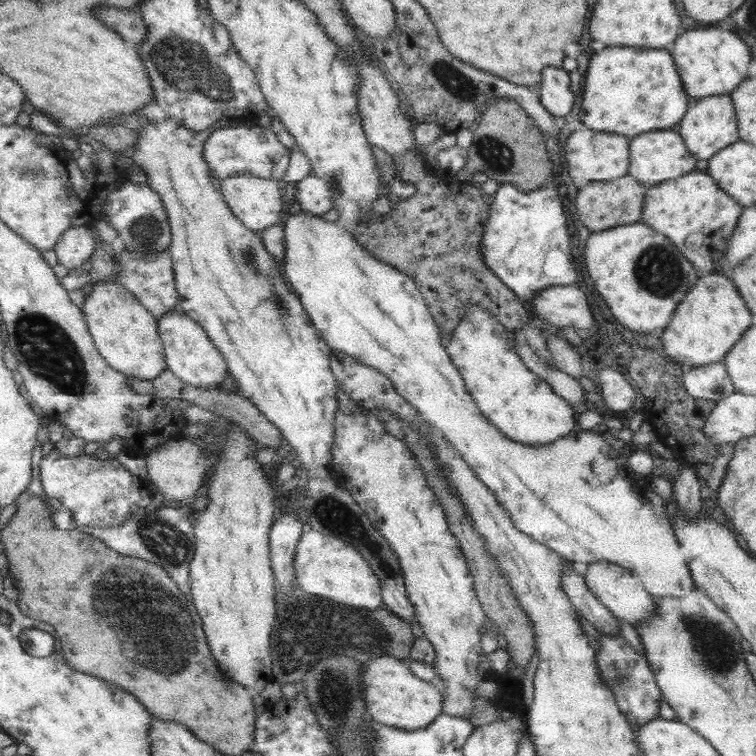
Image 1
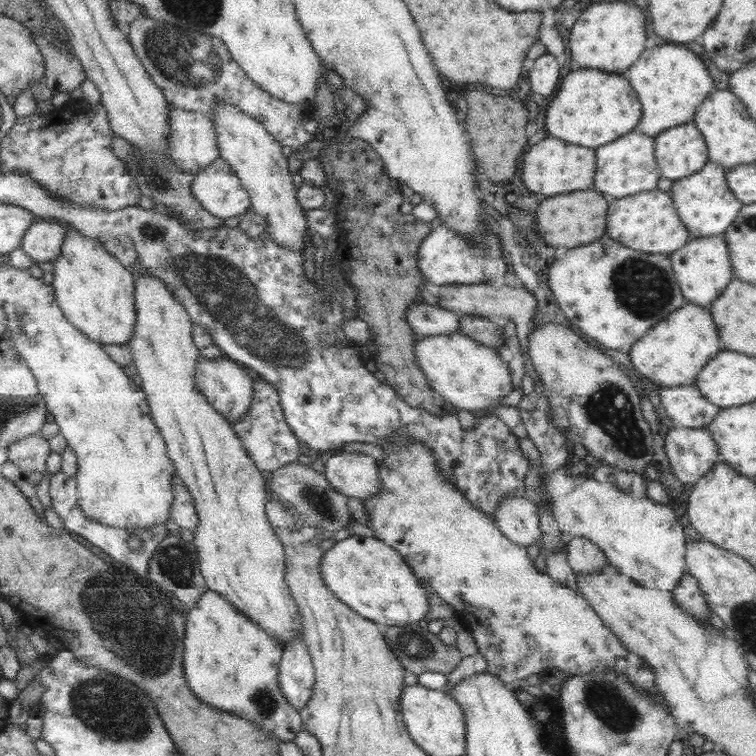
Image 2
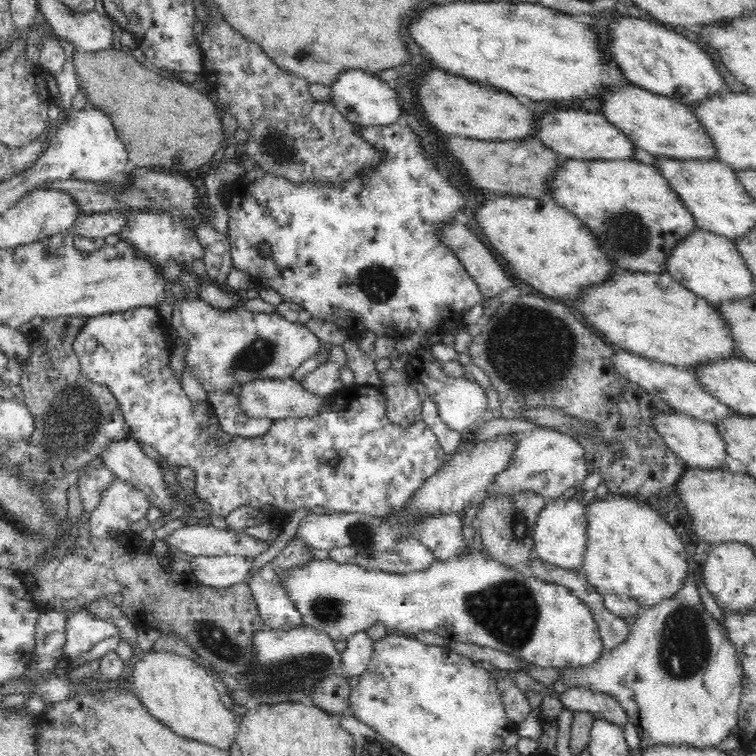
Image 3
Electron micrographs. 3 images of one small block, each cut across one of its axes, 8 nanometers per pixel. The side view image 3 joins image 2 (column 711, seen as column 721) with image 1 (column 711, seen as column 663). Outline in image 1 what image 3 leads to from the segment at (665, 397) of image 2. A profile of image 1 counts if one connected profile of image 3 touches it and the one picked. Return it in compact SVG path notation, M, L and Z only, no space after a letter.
M724 362L688 368L682 379L683 388L694 398L717 401L735 391Z

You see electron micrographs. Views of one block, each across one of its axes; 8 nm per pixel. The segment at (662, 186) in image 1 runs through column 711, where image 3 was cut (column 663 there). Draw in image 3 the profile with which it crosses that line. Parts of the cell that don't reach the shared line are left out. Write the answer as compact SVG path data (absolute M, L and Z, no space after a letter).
M563 158L560 166L554 168L548 180L549 196L566 211L570 211L596 236L606 256L612 260L612 270L638 271L640 273L664 273L666 262L677 248L678 242L696 230L696 219L680 201L678 193L670 187L668 179L652 164L645 164L635 158L630 160L576 160Z

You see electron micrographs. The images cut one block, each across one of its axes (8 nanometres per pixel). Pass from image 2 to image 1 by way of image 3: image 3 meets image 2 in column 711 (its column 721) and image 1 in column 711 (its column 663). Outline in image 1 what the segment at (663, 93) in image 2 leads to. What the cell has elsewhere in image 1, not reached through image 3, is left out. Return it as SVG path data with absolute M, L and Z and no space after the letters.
M700 28L700 30L683 31L670 47L670 53L684 91L692 100L703 99L707 96L730 94L740 82L748 76L748 66L752 62L750 46L732 32L730 28Z

